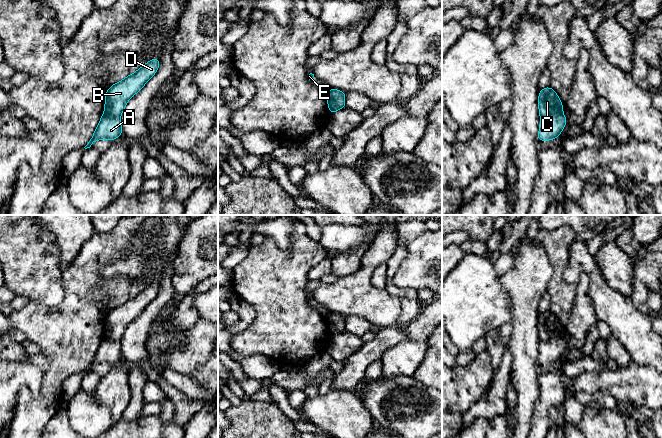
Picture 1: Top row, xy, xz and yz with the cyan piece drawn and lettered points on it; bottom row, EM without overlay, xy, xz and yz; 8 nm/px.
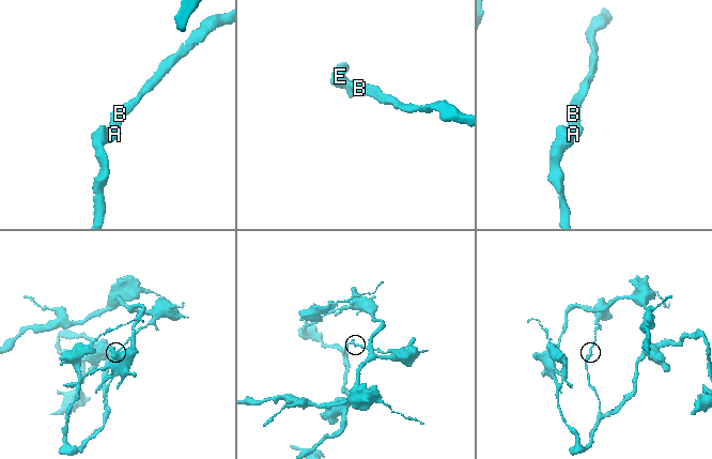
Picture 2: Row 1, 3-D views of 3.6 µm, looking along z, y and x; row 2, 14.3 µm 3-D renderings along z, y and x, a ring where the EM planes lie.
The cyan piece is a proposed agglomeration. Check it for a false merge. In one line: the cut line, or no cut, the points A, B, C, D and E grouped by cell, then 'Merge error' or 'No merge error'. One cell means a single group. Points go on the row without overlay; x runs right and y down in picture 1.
Split along yz (561, 335), (541, 340). Groups: A E / B C D. Merge error

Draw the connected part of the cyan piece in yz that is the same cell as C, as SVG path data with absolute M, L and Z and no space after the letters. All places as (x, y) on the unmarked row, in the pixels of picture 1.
M550 310L539 315L538 331L540 340L549 340L563 334L560 322Z

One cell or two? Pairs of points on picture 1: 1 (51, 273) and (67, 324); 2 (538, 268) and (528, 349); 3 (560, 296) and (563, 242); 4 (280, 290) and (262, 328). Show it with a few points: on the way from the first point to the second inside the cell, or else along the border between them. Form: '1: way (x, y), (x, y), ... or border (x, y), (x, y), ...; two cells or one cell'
1: border (63, 278), (63, 298), (57, 304), (37, 303); two cells
2: way (526, 288), (526, 329); one cell
3: way (558, 283), (558, 255); one cell
4: way (279, 299), (278, 312), (271, 319); one cell

